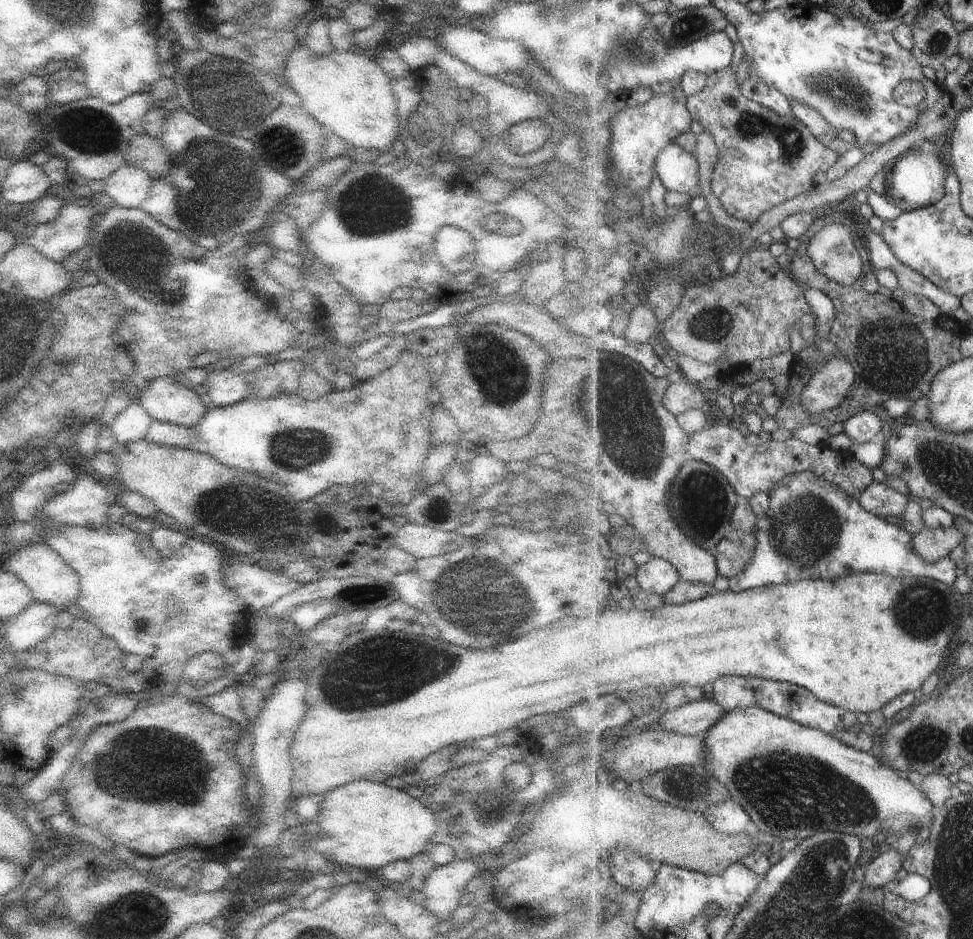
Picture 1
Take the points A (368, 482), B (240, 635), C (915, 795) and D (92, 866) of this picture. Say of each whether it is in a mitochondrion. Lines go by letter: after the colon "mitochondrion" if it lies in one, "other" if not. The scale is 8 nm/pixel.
A: other
B: other
C: other
D: other

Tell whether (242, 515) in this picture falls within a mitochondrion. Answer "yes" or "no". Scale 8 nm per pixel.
yes

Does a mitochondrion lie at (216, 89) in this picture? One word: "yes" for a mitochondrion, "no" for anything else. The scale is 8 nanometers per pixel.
yes

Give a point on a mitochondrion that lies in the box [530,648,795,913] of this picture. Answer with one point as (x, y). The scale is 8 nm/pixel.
(679, 786)

